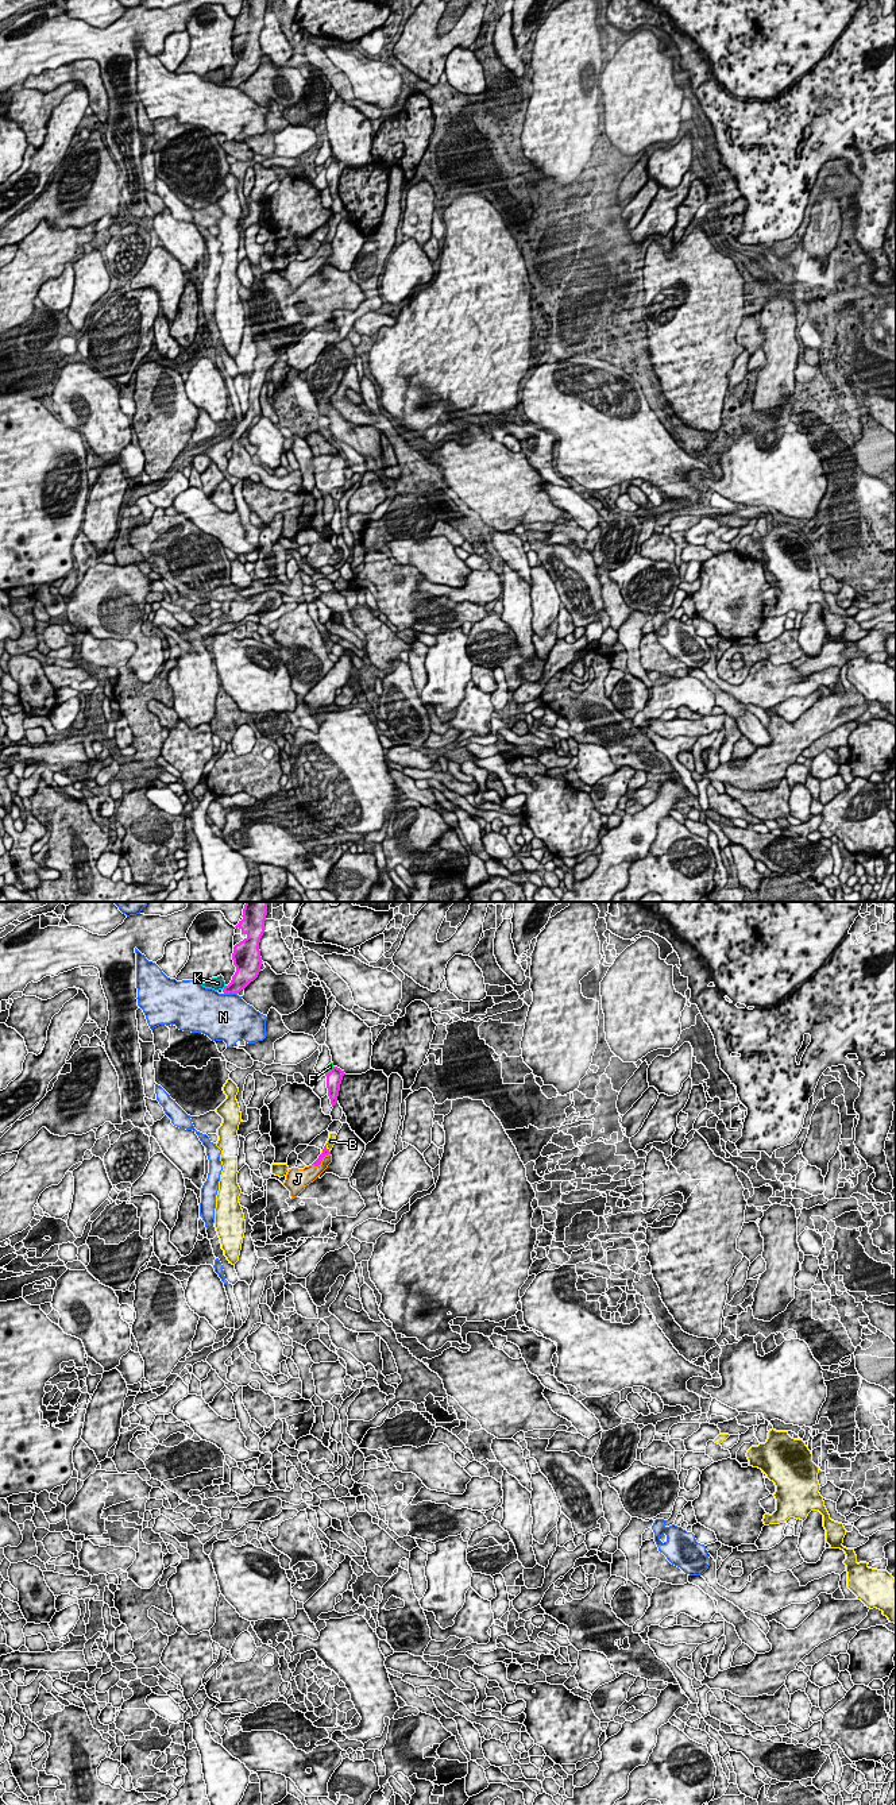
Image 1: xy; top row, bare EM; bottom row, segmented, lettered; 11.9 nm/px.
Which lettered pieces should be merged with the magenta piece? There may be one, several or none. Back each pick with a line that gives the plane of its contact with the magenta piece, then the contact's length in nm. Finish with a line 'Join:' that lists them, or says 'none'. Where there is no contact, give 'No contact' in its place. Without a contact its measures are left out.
J: Touches magenta in xy. Shared border 260 nm
K: Touches magenta in xy. Shared border 70 nm
Join: J, K

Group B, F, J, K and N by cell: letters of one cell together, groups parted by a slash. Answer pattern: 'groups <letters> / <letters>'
groups B / F / J K / N

